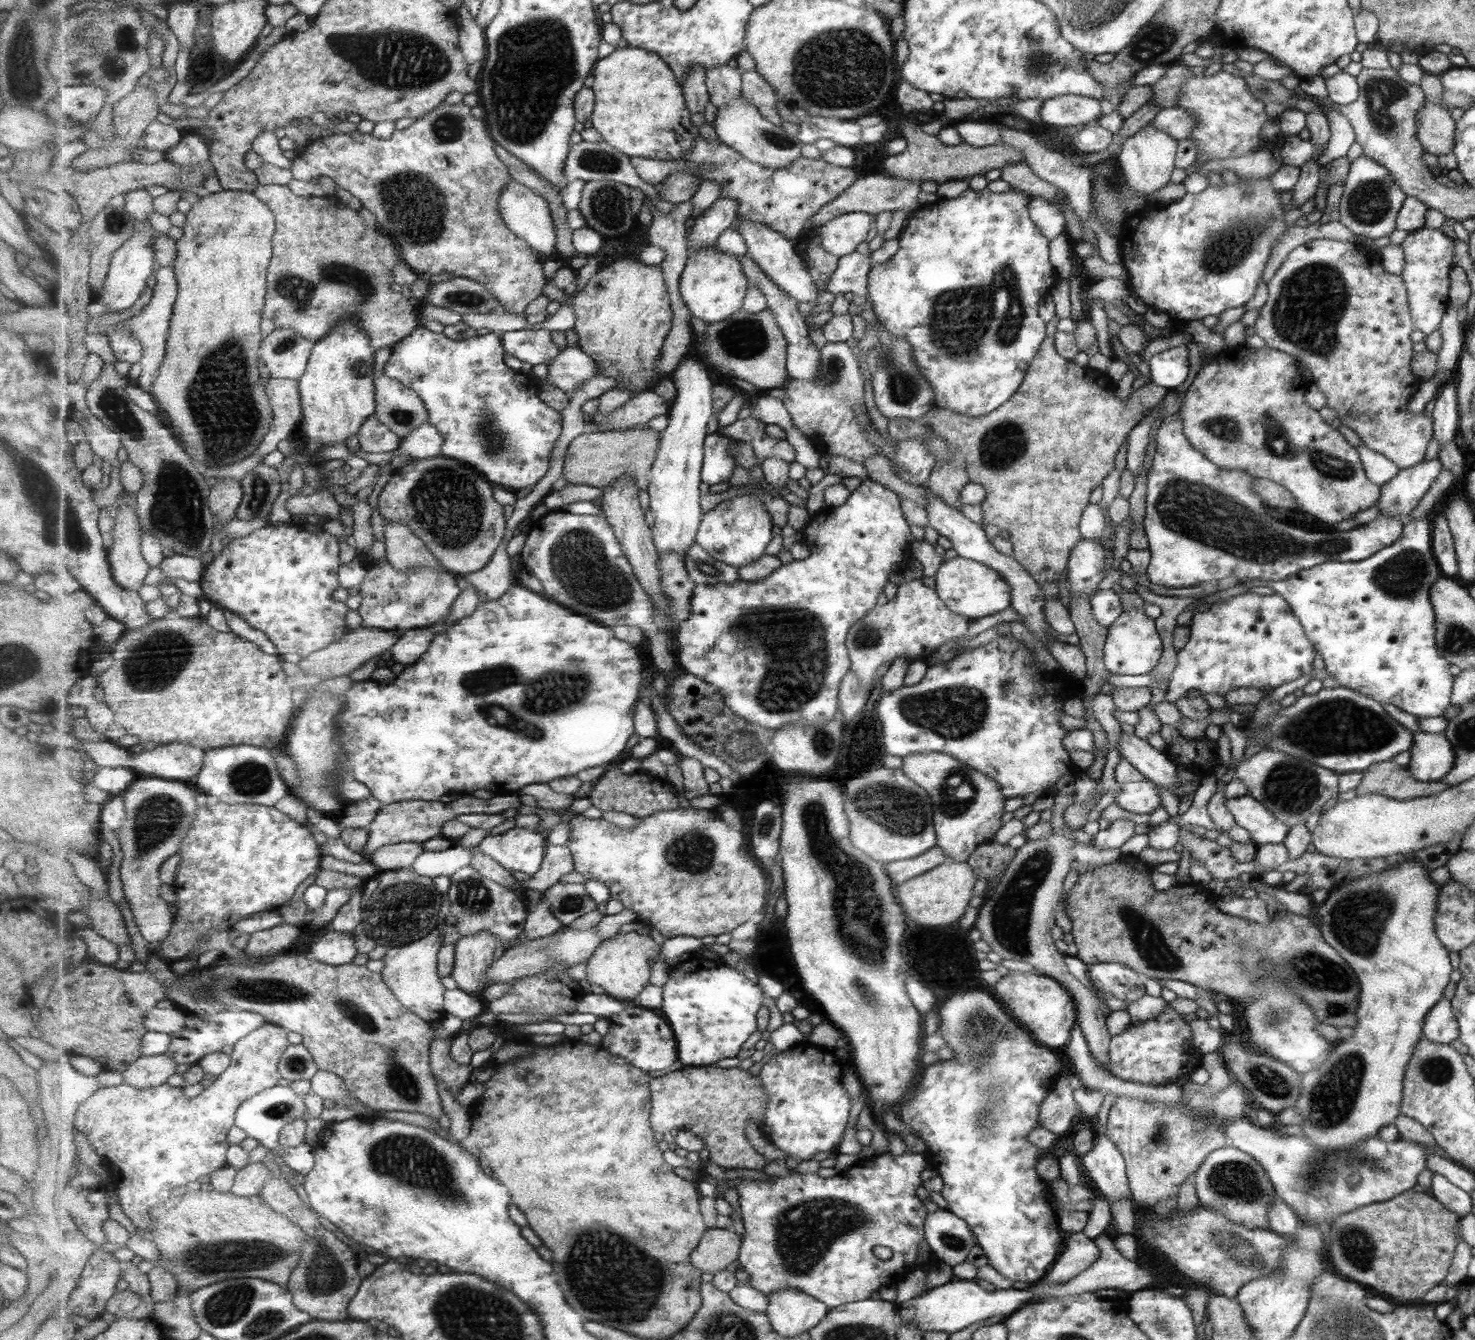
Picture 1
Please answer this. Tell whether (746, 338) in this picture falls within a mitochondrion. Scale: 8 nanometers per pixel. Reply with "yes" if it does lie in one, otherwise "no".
yes

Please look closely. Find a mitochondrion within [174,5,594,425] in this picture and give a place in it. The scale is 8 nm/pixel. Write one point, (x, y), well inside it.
(535, 62)

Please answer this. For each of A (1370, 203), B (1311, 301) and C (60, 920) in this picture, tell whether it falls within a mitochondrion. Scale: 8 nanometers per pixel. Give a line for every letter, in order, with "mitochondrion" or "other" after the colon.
A: mitochondrion
B: mitochondrion
C: other

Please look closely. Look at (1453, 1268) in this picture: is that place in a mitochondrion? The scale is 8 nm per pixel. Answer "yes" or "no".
no

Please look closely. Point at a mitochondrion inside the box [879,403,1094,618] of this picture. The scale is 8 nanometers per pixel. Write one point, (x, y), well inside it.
(998, 447)

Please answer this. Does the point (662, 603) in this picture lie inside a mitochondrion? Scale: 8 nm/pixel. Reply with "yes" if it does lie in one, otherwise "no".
no

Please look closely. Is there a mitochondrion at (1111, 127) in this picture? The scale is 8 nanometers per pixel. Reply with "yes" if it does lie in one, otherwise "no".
no

